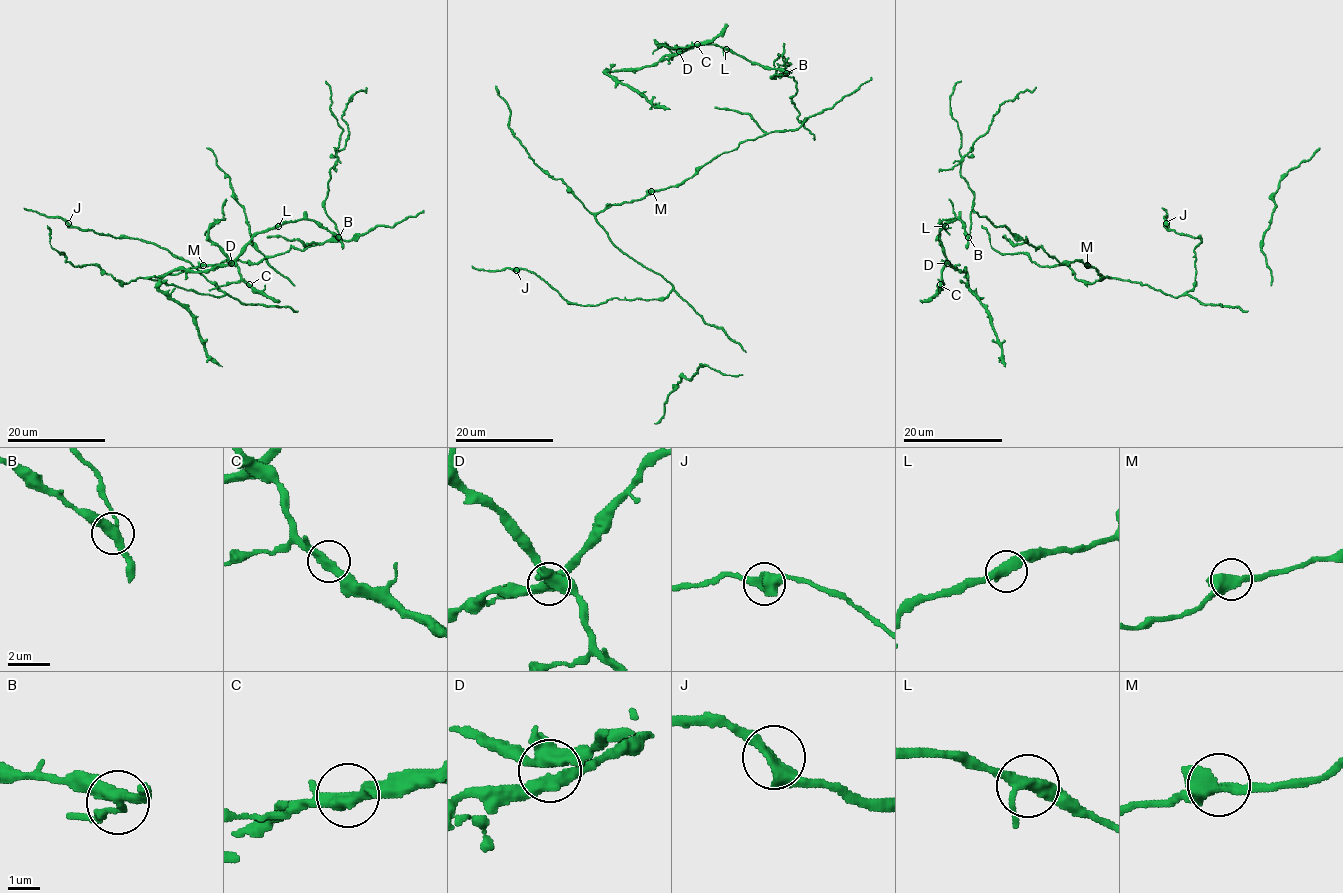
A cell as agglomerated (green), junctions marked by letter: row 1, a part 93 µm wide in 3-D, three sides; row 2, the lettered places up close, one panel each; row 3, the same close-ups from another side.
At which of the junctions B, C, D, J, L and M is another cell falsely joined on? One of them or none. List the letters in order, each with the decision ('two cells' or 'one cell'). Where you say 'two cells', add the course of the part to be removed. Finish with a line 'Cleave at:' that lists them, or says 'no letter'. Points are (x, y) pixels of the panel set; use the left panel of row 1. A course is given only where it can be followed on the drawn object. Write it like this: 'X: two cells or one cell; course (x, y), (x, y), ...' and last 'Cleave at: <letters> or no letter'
B: two cells; course (338, 237), (324, 199), (336, 153), (349, 134), (342, 118), (345, 105), (366, 87)
C: one cell
D: one cell
J: one cell
L: one cell
M: one cell
Cleave at: B

